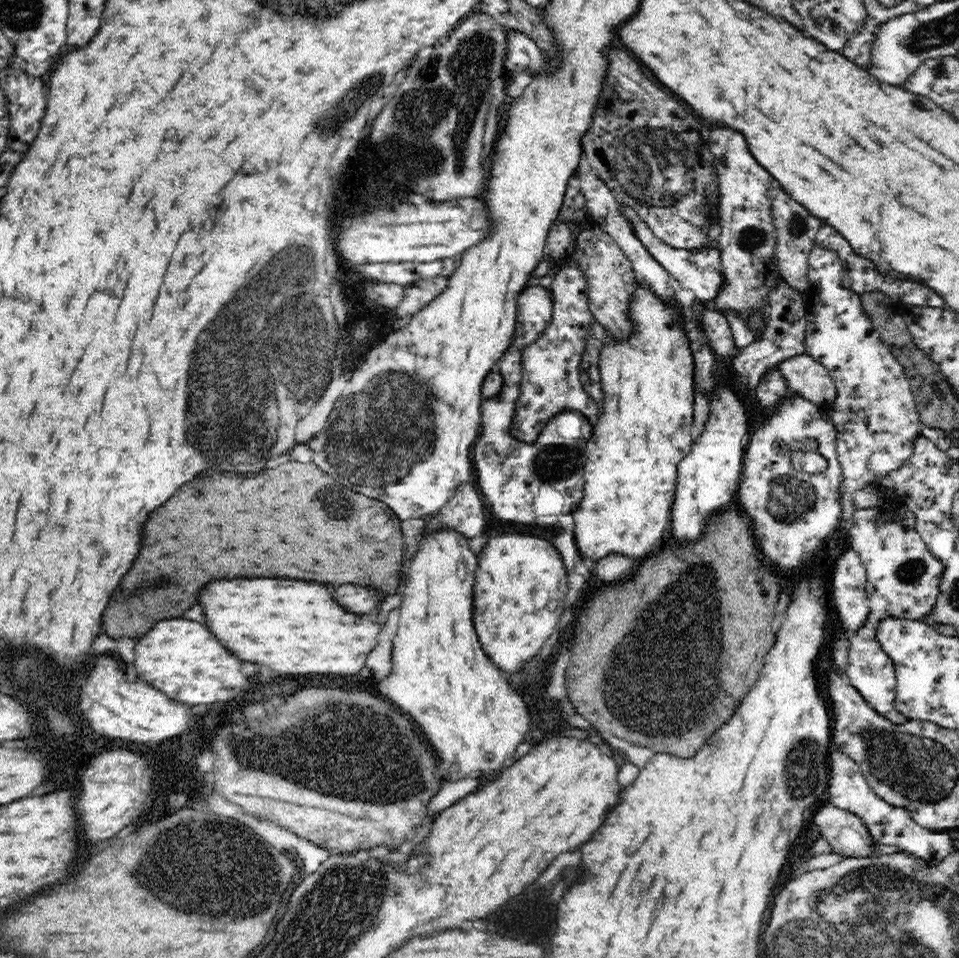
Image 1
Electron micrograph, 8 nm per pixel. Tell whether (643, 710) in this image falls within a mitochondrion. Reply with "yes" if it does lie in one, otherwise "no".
yes

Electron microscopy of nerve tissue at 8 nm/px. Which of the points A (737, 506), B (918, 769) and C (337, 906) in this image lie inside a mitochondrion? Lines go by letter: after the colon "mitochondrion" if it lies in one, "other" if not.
A: other
B: mitochondrion
C: mitochondrion

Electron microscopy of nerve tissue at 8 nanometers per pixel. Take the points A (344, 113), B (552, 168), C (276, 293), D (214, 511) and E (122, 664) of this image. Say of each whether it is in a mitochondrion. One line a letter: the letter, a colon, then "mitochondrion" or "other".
A: mitochondrion
B: other
C: mitochondrion
D: other
E: other

